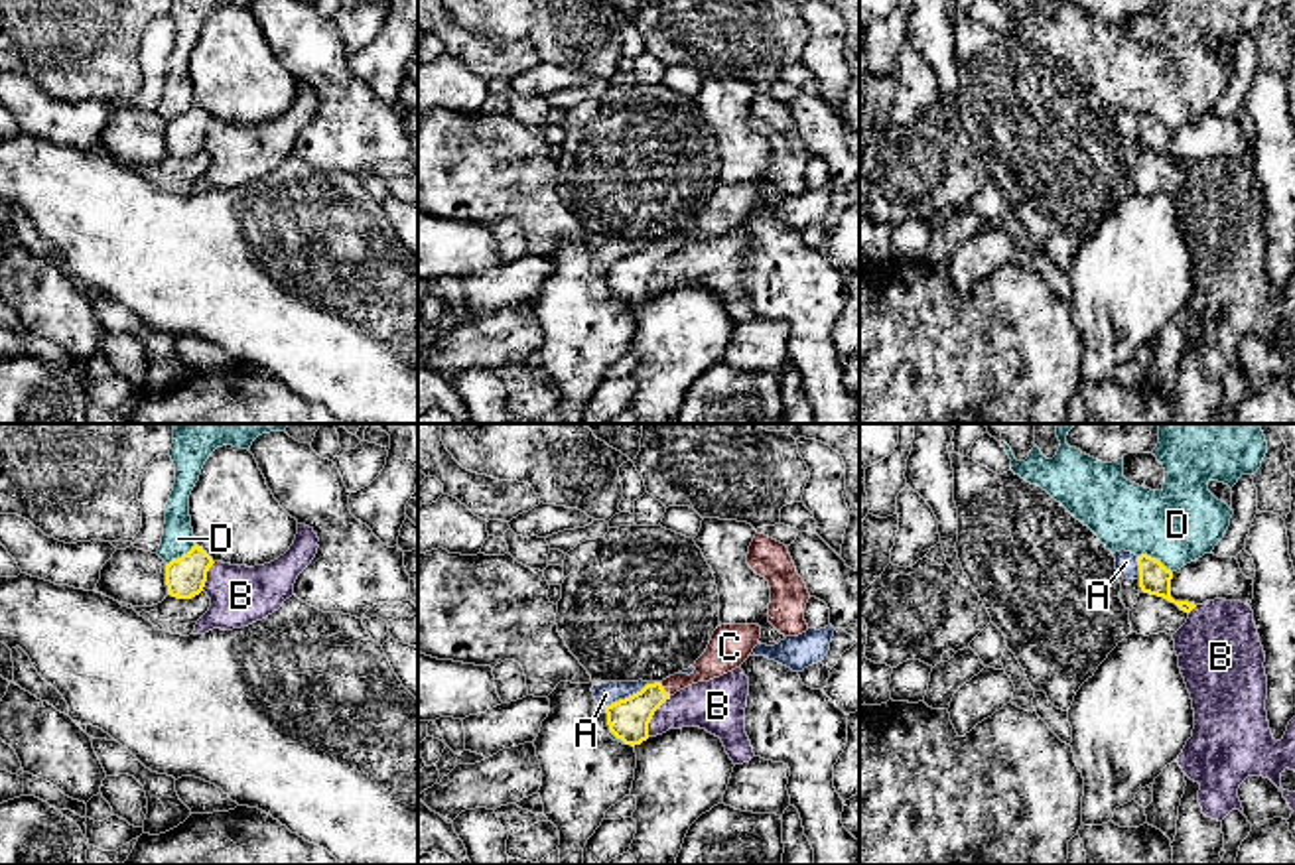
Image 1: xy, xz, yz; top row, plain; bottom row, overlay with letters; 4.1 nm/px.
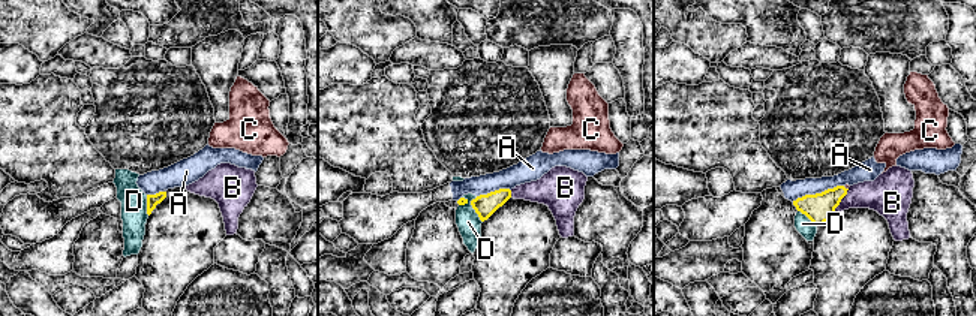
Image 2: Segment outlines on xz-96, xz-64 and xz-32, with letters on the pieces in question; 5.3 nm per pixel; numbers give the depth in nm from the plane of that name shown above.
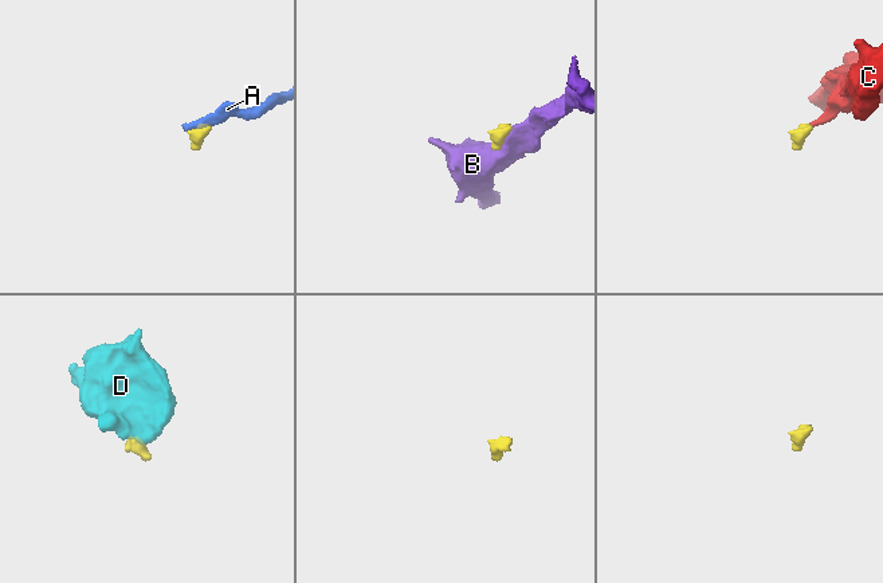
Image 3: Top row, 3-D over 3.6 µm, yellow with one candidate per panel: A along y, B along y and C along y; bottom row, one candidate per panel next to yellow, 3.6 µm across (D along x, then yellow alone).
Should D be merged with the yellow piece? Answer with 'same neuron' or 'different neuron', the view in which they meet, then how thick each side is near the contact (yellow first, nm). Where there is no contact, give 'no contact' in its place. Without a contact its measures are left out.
different neuron | yz | 130/320 nm

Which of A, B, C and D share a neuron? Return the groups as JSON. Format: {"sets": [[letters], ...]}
{"sets": [["A"], ["B", "D"], ["C"]]}

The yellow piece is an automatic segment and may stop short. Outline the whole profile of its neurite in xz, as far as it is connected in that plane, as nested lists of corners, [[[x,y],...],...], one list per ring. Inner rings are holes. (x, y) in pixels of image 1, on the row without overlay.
[[[721,183],[714,189],[706,211],[696,219],[694,231],[674,233],[662,240],[647,242],[641,250],[605,266],[609,290],[625,303],[648,298],[654,270],[676,250],[719,236],[739,227],[759,203],[759,183]]]

